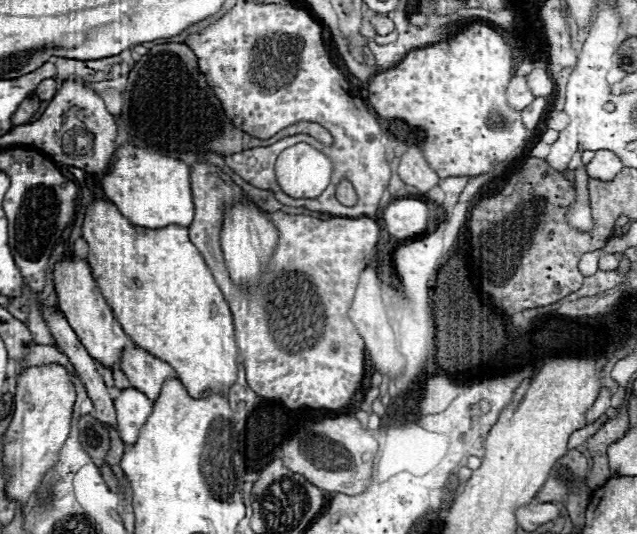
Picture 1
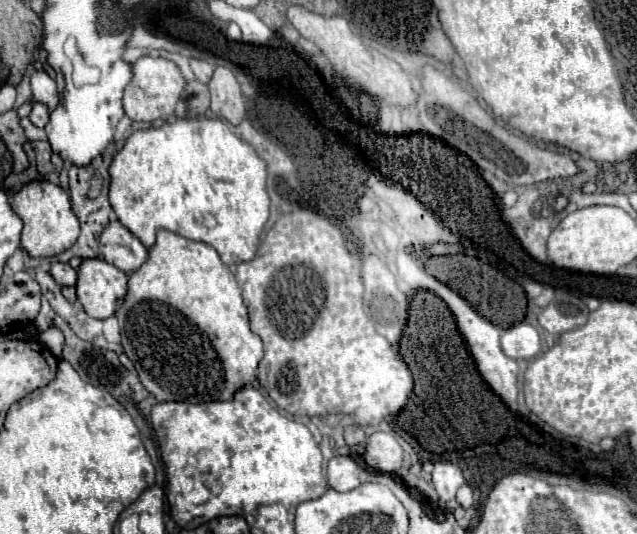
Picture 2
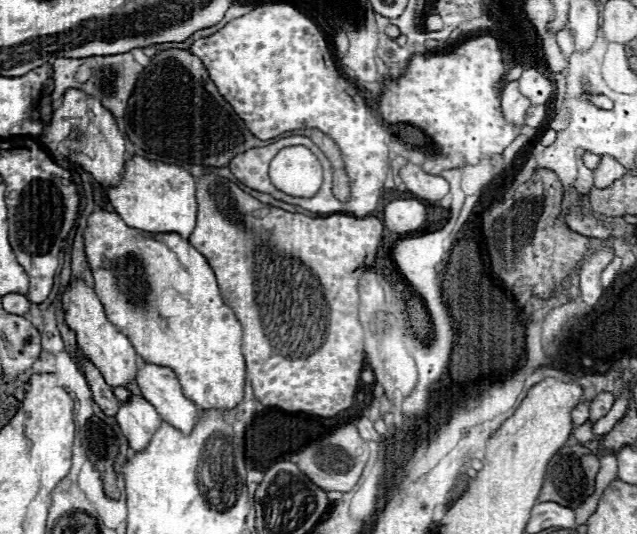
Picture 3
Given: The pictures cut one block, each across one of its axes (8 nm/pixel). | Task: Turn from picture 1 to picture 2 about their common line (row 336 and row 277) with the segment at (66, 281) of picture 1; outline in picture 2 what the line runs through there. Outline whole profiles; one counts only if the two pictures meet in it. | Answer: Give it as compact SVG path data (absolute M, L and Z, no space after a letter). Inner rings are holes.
M102 258L84 260L78 268L78 302L92 318L110 318L122 306L128 276Z

